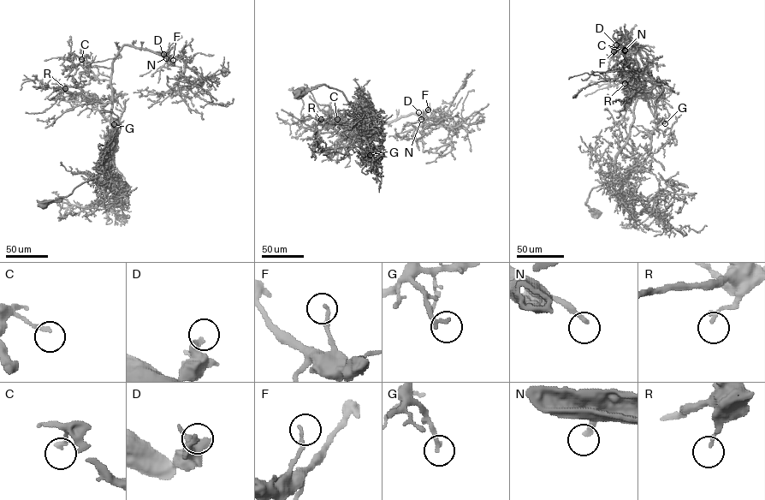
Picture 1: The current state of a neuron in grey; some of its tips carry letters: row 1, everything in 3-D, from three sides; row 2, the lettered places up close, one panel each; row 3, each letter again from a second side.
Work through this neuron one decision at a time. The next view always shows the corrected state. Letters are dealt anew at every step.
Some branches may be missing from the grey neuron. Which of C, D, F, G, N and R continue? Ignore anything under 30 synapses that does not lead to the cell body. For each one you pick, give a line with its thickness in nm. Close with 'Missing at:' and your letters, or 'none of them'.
N: calibre 240 nm
Missing at: N

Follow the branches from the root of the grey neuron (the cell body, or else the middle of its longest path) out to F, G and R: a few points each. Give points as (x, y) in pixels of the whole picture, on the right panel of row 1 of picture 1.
F: (594, 213), (585, 202), (615, 175), (637, 95), (630, 34), (613, 51)
G: (594, 213), (585, 204), (590, 191), (637, 167), (649, 151), (650, 133), (659, 122), (665, 123)
R: (594, 213), (587, 199), (615, 175), (615, 157), (629, 136), (635, 103), (644, 98), (635, 82), (625, 83)

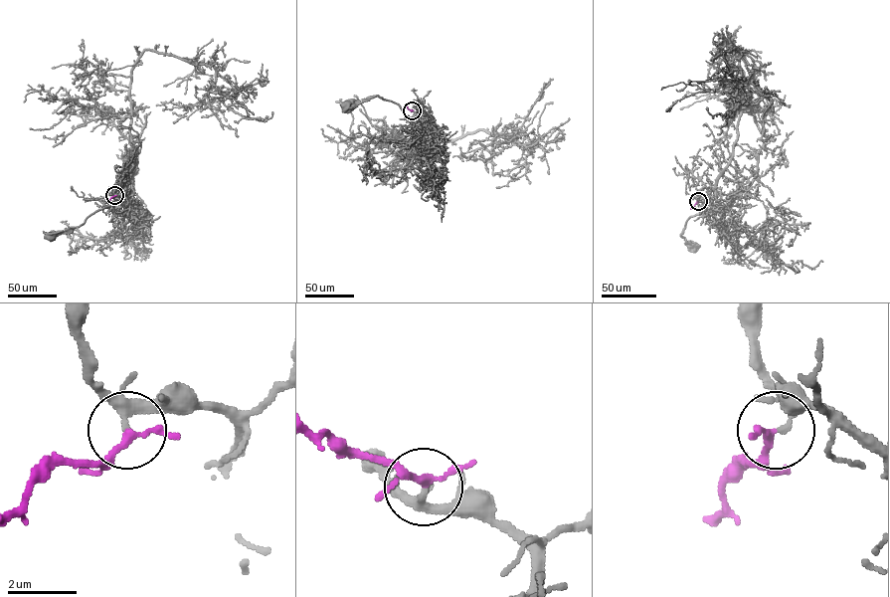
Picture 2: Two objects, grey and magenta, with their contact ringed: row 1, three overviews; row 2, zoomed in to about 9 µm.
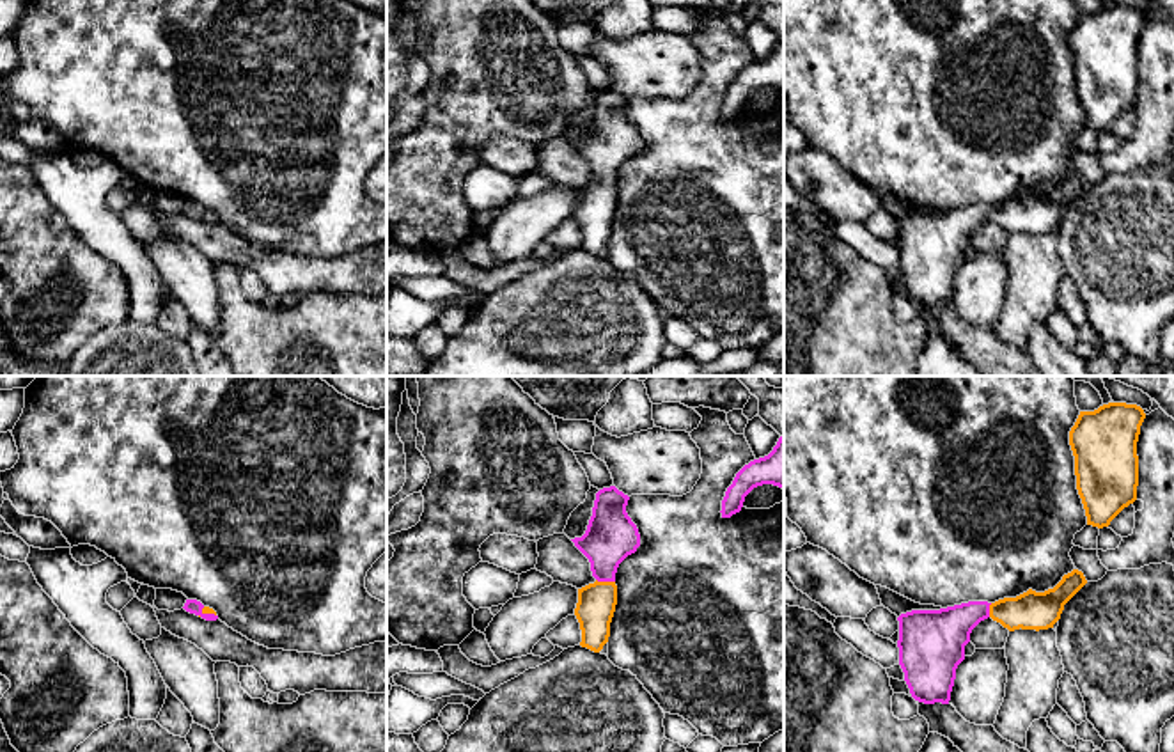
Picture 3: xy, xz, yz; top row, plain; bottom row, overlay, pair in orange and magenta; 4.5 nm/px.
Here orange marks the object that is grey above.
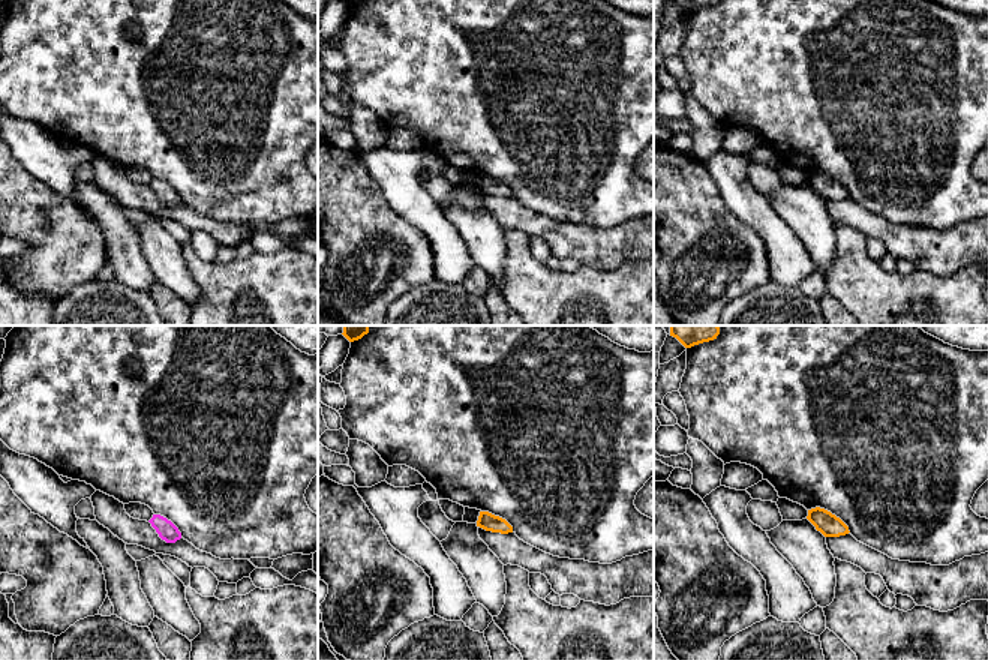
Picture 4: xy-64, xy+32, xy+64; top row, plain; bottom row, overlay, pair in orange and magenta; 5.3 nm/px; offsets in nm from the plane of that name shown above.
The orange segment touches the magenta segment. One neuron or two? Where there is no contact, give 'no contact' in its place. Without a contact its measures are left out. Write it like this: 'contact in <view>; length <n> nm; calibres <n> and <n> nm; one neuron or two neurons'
contact in xz; length 90 nm; calibres 180 and 240 nm; one neuron

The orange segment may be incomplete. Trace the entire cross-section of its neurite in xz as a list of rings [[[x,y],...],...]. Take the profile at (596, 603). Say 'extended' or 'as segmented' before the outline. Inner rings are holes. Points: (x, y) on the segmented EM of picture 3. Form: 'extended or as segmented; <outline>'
extended; [[[615,486],[596,493],[592,516],[582,537],[571,539],[589,559],[594,584],[578,589],[575,615],[582,630],[582,647],[599,653],[610,637],[617,605],[615,573],[619,564],[640,546],[637,525],[626,513],[630,497]]]

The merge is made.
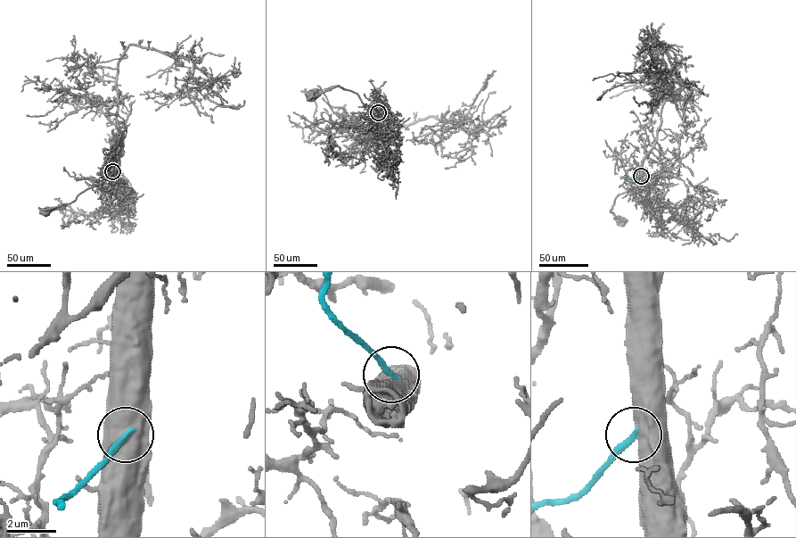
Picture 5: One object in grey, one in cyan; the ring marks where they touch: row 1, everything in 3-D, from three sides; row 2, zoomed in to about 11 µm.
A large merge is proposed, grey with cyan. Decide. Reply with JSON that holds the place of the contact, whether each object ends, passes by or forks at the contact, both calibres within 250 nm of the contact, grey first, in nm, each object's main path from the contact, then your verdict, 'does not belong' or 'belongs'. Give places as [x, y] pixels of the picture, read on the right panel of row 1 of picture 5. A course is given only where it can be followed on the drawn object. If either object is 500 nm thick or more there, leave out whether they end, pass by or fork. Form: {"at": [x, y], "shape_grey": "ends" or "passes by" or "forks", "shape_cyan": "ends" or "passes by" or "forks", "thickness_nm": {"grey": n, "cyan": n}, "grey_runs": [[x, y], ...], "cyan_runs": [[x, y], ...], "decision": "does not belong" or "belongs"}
{"at": [641, 176], "thickness_nm": {"grey": 800, "cyan": 280}, "grey_runs": [[640, 176], [642, 181], [634, 188], [615, 198], [611, 211], [619, 221]], "cyan_runs": [[641, 176], [629, 181]], "decision": "does not belong"}

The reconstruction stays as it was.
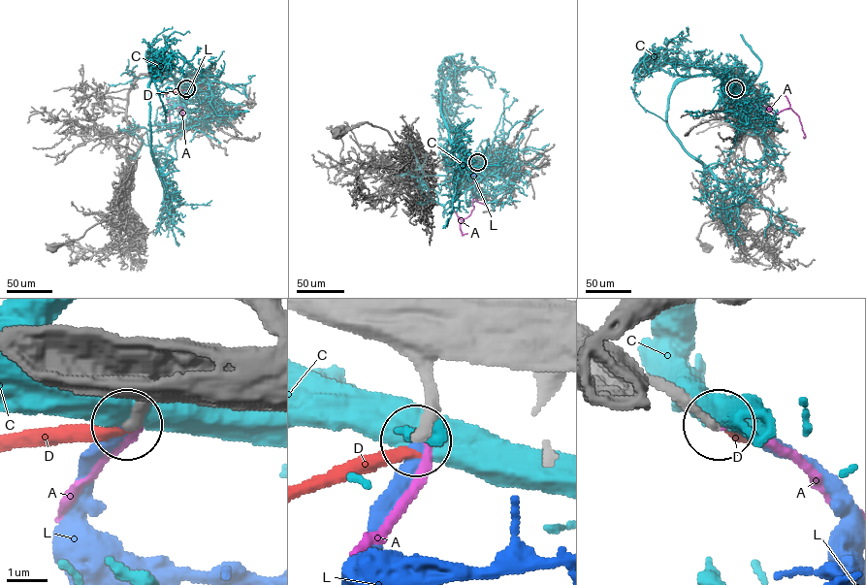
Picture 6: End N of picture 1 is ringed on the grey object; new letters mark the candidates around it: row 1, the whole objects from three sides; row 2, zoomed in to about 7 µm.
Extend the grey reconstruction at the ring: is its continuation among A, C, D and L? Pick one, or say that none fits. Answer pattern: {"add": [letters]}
{"add": ["L"]}

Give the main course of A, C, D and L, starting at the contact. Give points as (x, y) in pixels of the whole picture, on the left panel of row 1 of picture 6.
A: (186, 88), (182, 113), (176, 108), (169, 112), (172, 137), (176, 137)
C: (186, 88), (170, 75), (160, 75), (149, 85), (150, 151), (168, 193), (155, 236)
D: (186, 88), (162, 93)
L: (186, 88), (185, 107)

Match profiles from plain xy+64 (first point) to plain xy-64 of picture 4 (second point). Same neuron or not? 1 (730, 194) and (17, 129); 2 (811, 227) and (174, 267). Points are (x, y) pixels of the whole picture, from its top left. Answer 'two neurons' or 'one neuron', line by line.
1: one neuron
2: one neuron

